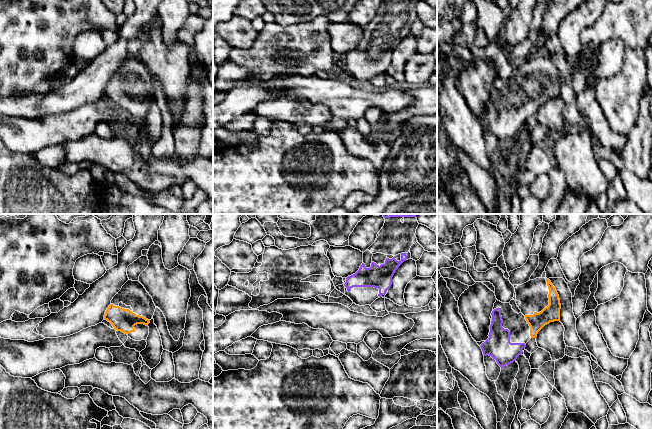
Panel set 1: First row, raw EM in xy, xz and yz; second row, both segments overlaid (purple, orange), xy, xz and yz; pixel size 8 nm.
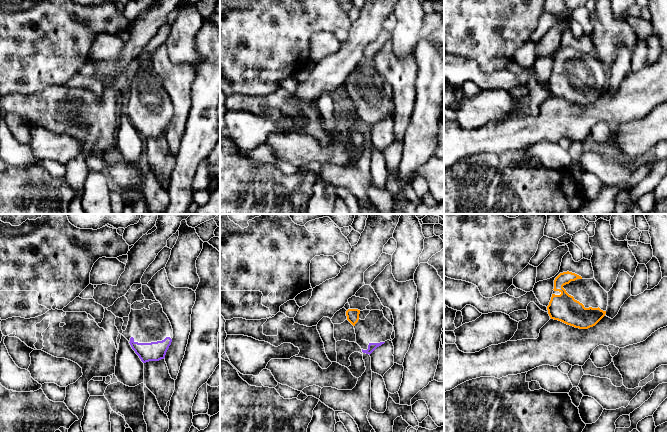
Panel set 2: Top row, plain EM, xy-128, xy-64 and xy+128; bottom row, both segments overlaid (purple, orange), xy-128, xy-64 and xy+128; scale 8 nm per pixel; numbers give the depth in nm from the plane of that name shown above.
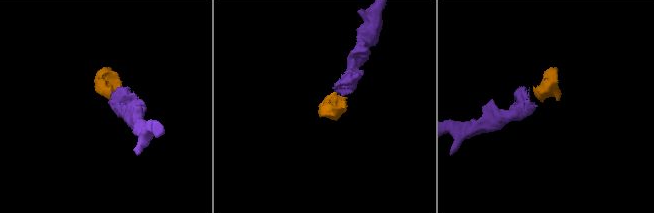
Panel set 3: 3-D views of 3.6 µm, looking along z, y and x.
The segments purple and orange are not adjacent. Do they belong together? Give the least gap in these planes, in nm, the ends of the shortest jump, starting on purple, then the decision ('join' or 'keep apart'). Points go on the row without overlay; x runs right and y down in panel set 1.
70 nm apart; from purple across yz (524, 119), (531, 113); join

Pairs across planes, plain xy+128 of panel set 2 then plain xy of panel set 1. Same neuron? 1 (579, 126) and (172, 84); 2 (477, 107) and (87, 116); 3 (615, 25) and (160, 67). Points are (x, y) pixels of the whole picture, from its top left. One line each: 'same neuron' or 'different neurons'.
1: different neurons
2: different neurons
3: same neuron

